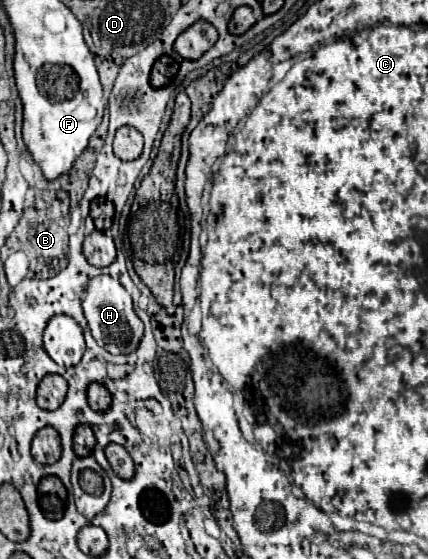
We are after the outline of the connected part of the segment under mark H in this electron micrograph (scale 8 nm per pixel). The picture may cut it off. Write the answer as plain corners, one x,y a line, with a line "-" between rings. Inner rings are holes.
108,274
92,278
86,286
86,298
82,300
82,308
84,308
84,316
88,320
90,332
92,332
94,340
98,342
98,346
106,348
114,356
118,356
122,352
130,354
138,348
138,344
142,340
144,324
138,318
138,314
134,312
130,294
118,280
114,280

